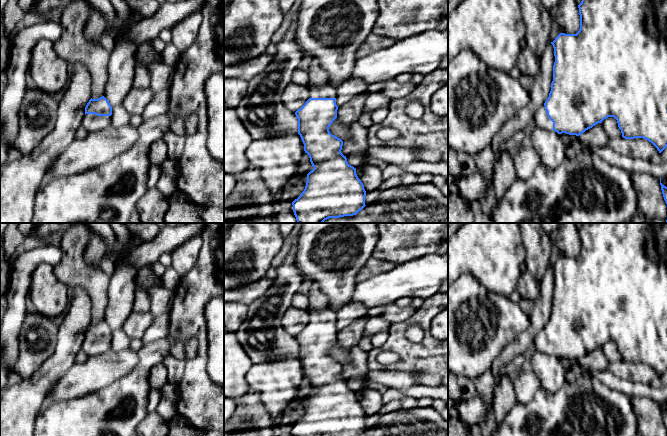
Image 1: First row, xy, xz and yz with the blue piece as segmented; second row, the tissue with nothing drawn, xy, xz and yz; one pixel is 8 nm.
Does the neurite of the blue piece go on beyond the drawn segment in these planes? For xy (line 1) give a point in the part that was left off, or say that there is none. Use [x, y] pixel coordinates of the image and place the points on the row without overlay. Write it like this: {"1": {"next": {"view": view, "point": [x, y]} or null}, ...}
{"1": {"next": {"view": "xy", "point": [91, 346]}}}

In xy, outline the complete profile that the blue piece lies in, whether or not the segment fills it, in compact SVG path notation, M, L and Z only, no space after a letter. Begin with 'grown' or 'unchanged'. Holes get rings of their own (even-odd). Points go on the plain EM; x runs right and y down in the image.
grown; M102 320L98 323L90 323L85 331L85 339L82 343L82 351L88 356L104 353L110 349L112 330Z

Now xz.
grown; M329 307L320 311L308 308L310 322L295 336L298 358L304 368L314 393L307 398L307 406L301 419L292 426L293 436L359 436L365 429L366 415L341 377L343 365L332 359L329 351L337 342L336 312Z

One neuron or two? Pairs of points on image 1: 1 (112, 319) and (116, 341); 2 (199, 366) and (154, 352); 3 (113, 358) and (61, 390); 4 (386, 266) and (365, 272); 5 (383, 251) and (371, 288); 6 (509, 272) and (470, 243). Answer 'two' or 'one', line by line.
1: two
2: two
3: one
4: one
5: two
6: one

